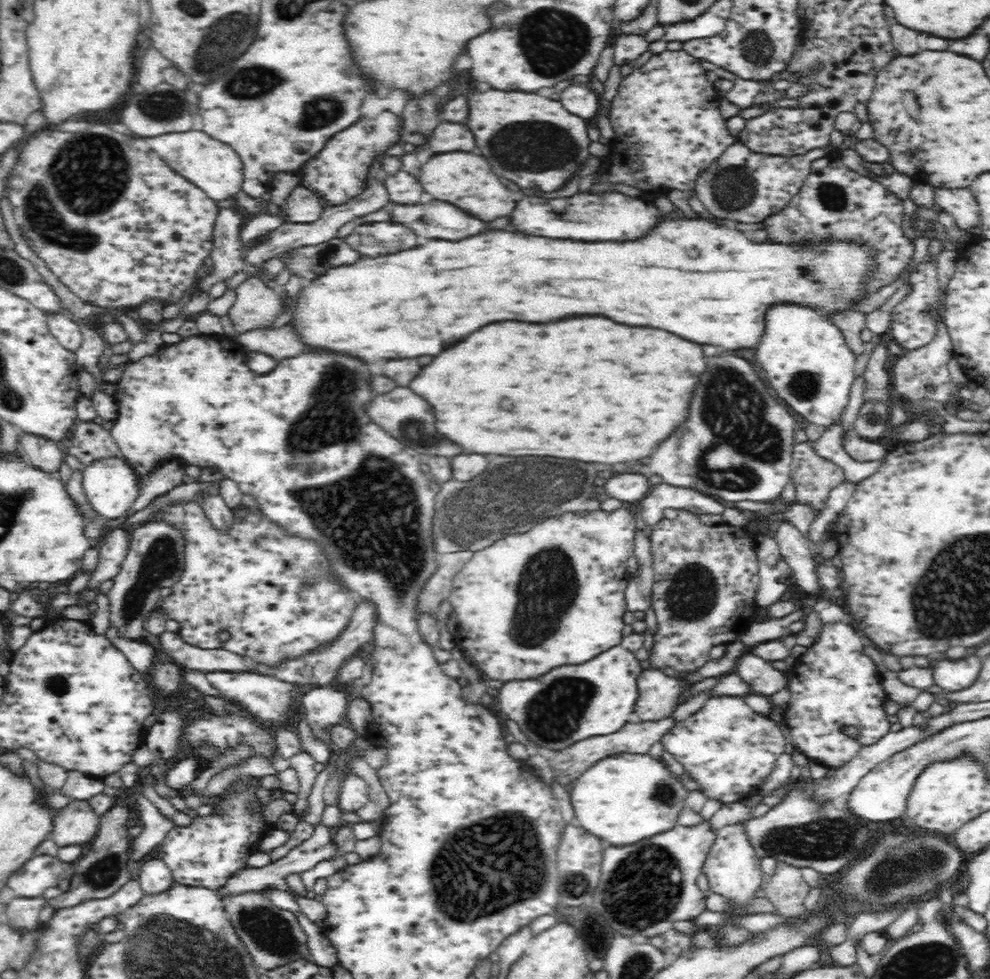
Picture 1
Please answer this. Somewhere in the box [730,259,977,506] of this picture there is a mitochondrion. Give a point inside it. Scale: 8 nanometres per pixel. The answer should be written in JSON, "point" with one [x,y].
{"point":[802,387]}

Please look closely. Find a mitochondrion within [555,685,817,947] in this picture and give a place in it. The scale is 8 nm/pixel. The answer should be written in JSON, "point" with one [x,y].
{"point":[649,872]}

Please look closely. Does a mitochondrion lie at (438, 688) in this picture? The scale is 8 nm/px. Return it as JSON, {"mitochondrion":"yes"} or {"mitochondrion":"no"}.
{"mitochondrion":"no"}

